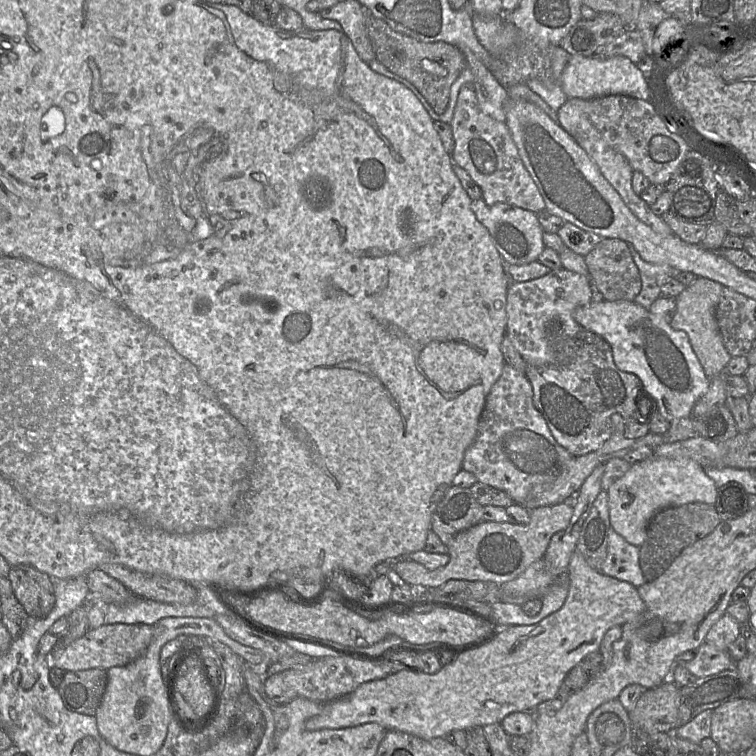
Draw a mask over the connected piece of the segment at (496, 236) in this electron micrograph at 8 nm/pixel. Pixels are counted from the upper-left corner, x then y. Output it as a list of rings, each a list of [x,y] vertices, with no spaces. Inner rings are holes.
[[[483,198],[472,200],[471,208],[477,220],[488,230],[504,264],[527,264],[538,260],[546,247],[543,228],[535,212],[506,203],[488,205]]]

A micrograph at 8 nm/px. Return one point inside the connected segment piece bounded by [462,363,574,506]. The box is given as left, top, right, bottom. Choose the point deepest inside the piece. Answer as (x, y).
(514, 449)

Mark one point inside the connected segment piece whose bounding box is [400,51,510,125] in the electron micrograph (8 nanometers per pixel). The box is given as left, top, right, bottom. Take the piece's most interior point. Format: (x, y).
(492, 97)

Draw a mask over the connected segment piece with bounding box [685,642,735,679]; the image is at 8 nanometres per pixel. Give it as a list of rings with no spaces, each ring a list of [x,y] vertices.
[[[704,642],[698,648],[693,660],[687,662],[685,667],[699,679],[735,668],[735,663],[728,651],[721,651],[713,645]]]

